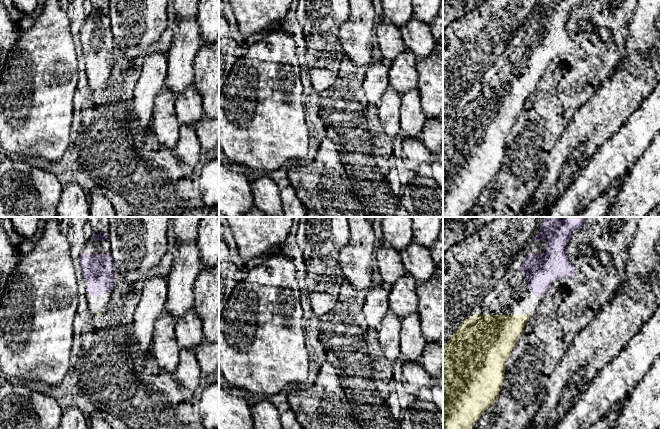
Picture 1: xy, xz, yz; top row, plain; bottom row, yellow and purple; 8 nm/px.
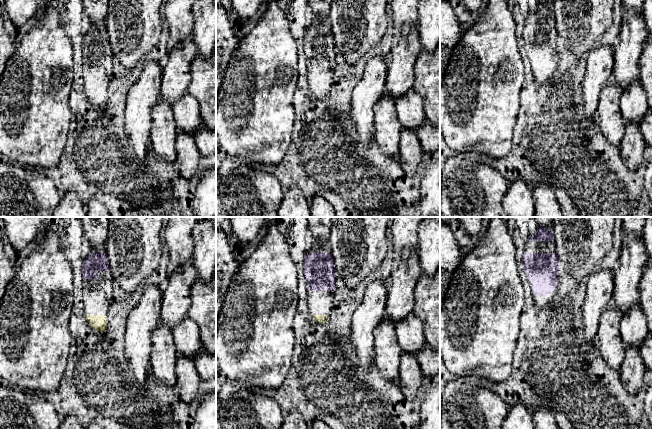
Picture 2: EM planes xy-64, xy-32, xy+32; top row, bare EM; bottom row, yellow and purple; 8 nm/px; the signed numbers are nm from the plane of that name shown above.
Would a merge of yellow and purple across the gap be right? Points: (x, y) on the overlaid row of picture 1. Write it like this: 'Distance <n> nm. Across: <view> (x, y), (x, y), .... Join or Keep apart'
Distance 120 nm. Across: yz (533, 310), (537, 296). Join

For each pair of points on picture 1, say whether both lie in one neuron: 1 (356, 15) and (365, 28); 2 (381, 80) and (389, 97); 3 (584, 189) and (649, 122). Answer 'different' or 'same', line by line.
1: same
2: different
3: same

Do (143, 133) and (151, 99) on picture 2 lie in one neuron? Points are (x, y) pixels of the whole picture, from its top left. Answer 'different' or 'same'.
same

